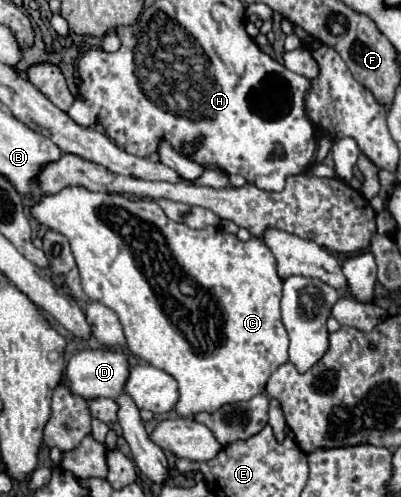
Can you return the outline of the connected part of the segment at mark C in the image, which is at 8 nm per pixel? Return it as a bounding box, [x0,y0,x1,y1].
[32,188,288,418]

